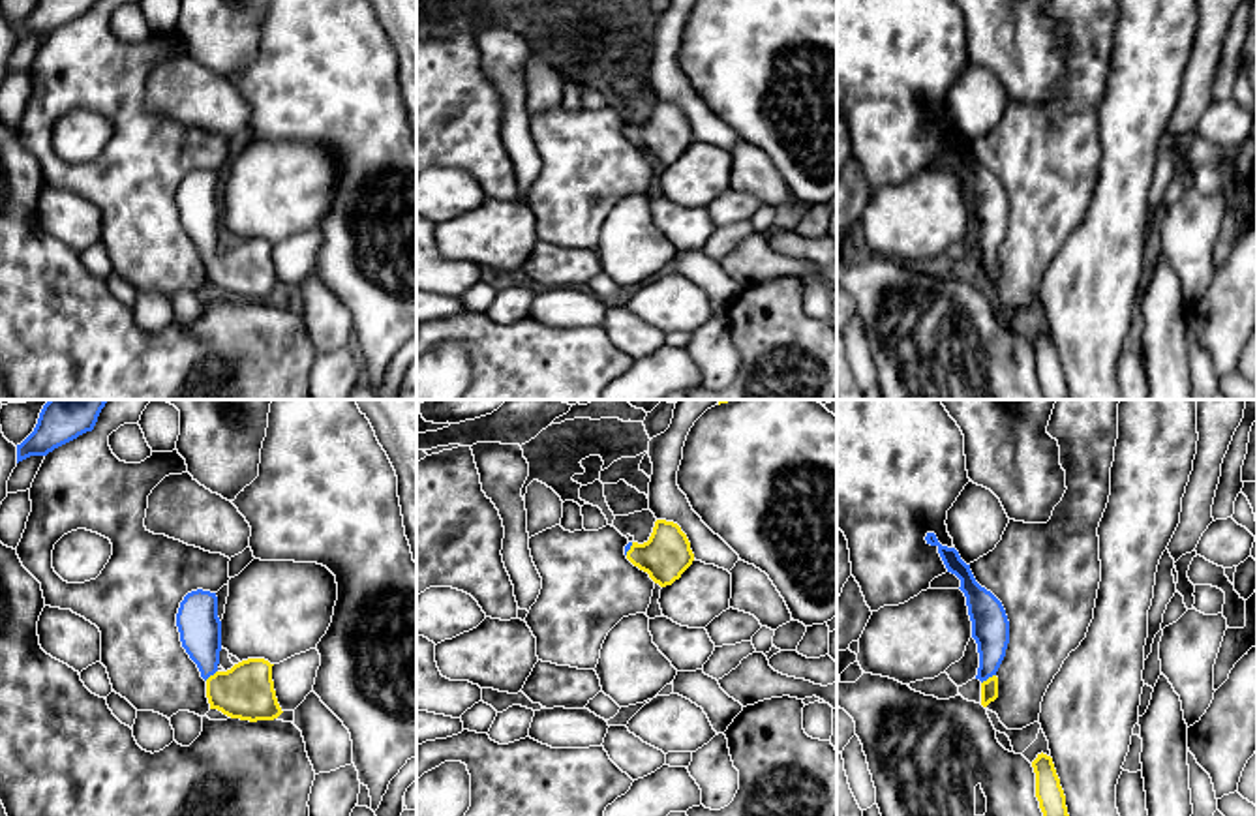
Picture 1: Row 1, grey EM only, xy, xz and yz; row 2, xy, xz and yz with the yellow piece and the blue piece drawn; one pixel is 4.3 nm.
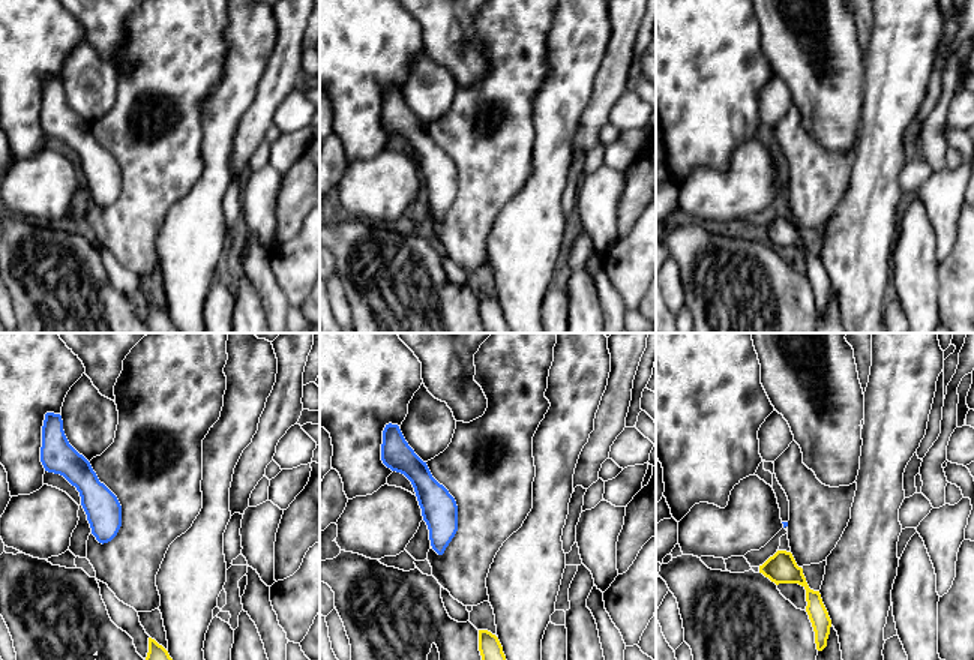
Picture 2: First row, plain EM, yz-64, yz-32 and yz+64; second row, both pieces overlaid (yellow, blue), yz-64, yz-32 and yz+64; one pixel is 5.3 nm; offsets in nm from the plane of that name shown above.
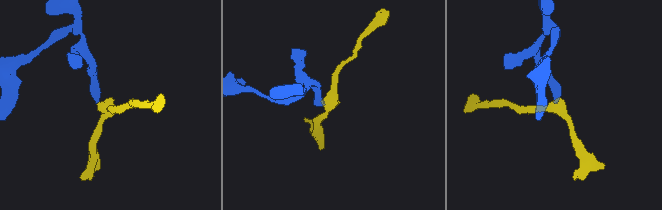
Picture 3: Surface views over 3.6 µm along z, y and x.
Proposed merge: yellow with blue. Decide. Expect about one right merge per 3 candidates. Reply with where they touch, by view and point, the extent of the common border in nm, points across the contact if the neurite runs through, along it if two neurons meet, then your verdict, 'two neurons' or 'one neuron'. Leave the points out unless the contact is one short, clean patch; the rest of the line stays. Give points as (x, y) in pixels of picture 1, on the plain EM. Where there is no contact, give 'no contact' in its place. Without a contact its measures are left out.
meets yellow in yz at (989, 257); contact 80 nm long; runs through yz (989, 269), (989, 257), (989, 203); one neuron

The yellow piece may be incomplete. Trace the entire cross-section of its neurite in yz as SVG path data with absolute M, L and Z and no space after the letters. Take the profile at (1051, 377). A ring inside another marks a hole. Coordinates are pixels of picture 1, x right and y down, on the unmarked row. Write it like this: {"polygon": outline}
{"polygon": "M1037 334L1032 341L1036 353L1036 377L1043 392L1043 400L1069 400L1066 375L1060 366L1053 338L1047 334Z"}

